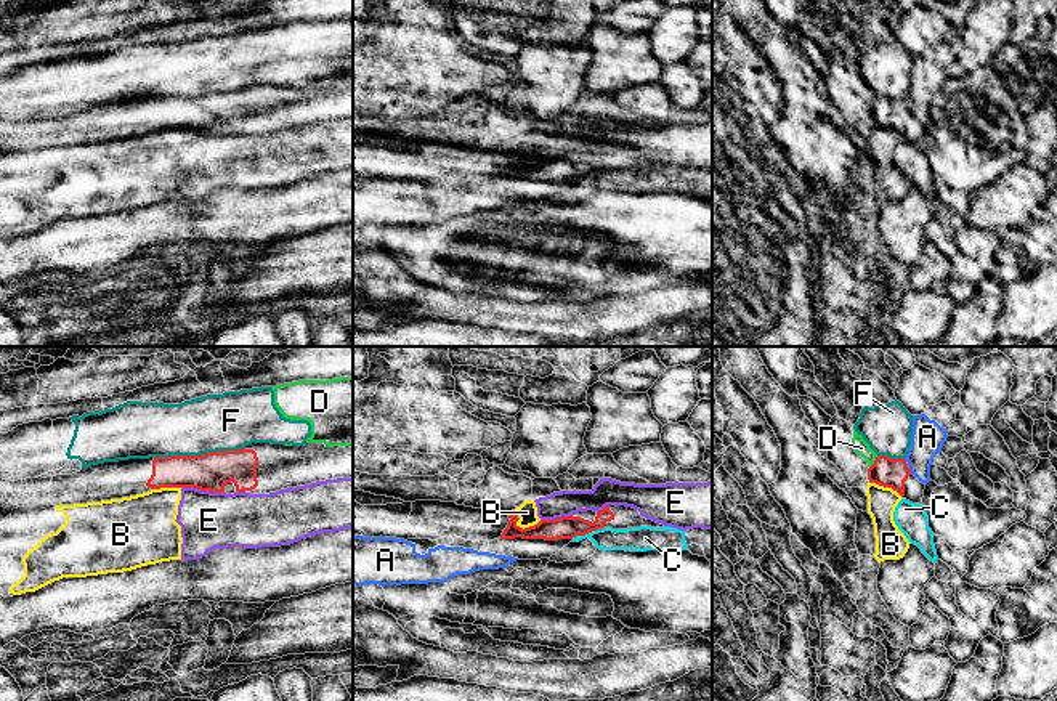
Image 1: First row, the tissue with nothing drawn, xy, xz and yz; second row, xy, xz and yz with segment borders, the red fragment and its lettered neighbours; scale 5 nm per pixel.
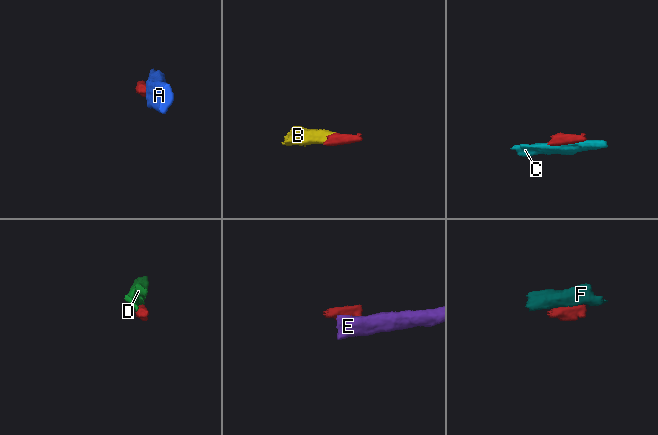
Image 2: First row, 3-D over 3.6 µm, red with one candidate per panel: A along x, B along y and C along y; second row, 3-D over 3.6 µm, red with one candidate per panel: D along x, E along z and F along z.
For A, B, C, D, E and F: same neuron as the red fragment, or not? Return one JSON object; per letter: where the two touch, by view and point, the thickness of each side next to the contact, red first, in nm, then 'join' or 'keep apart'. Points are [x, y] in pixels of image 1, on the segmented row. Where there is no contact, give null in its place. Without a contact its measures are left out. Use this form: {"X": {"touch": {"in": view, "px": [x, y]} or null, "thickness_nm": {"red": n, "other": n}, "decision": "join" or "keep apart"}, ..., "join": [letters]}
{"A": {"touch": {"in": "yz", "px": [908, 469]}, "thickness_nm": {"red": 150, "other": 170}, "decision": "keep apart"}, "B": {"touch": {"in": "xz", "px": [522, 528]}, "thickness_nm": {"red": 110, "other": 100}, "decision": "keep apart"}, "C": {"touch": {"in": "xz", "px": [586, 533]}, "thickness_nm": {"red": 110, "other": 110}, "decision": "keep apart"}, "D": {"touch": {"in": "yz", "px": [874, 462]}, "thickness_nm": {"red": 150, "other": 80}, "decision": "keep apart"}, "E": {"touch": {"in": "xy", "px": [202, 490]}, "thickness_nm": {"red": 190, "other": 280}, "decision": "keep apart"}, "F": {"touch": {"in": "xy", "px": [201, 454]}, "thickness_nm": {"red": 190, "other": 280}, "decision": "keep apart"}, "join": []}

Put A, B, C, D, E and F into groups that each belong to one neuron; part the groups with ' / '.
A / B E / C / D F

